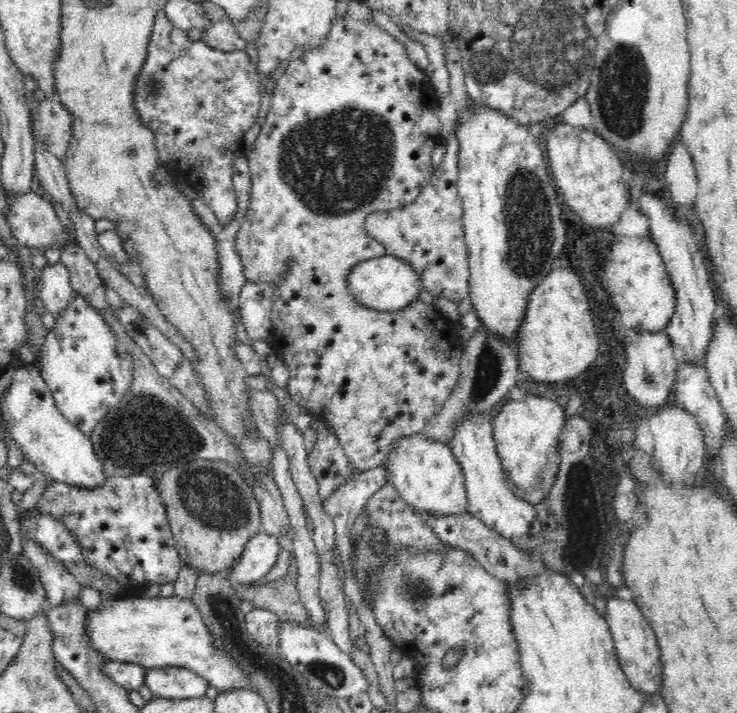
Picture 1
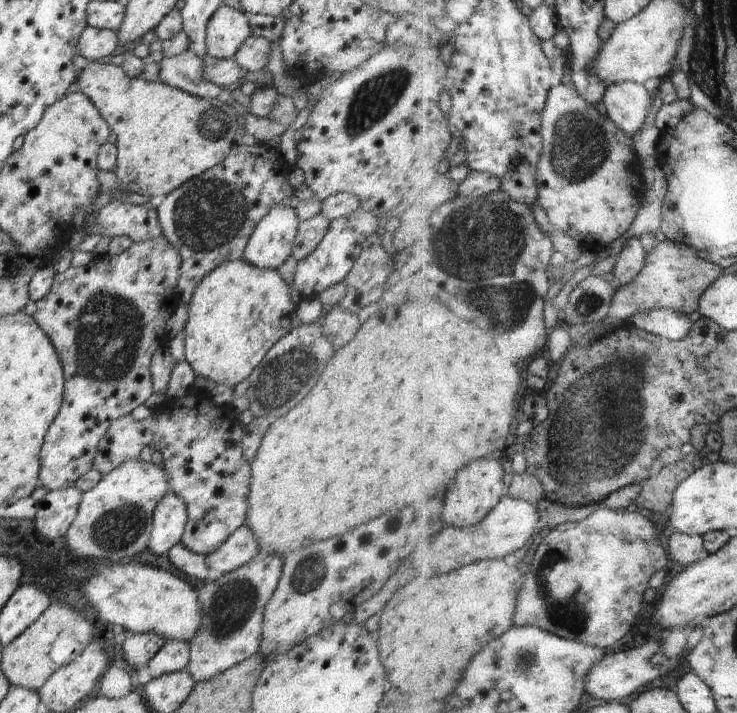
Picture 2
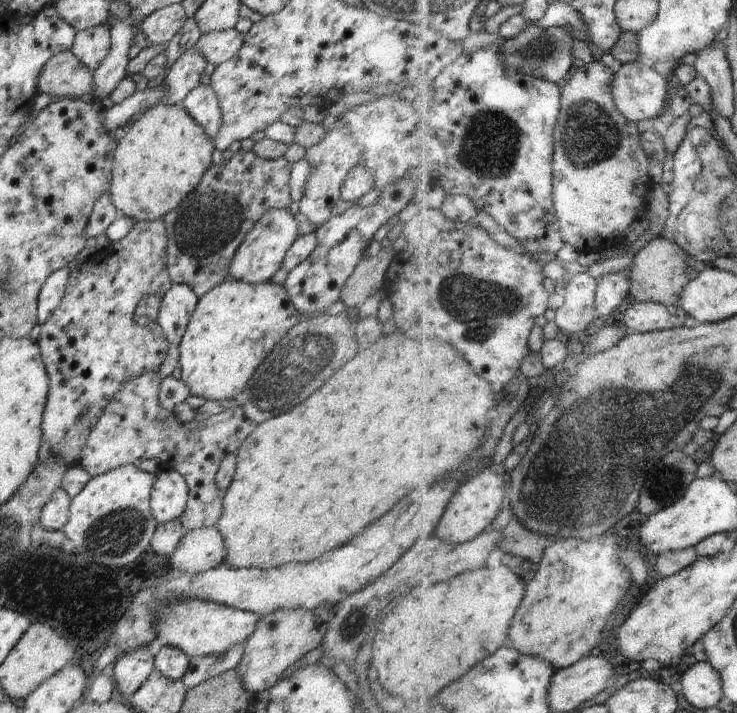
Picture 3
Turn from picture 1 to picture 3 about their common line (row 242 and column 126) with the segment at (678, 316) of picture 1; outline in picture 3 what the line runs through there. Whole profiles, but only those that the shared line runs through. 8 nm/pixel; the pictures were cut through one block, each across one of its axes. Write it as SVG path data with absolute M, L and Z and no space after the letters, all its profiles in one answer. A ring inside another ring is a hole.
M148 647L126 652L115 663L112 680L124 697L132 696L155 670L155 657Z

